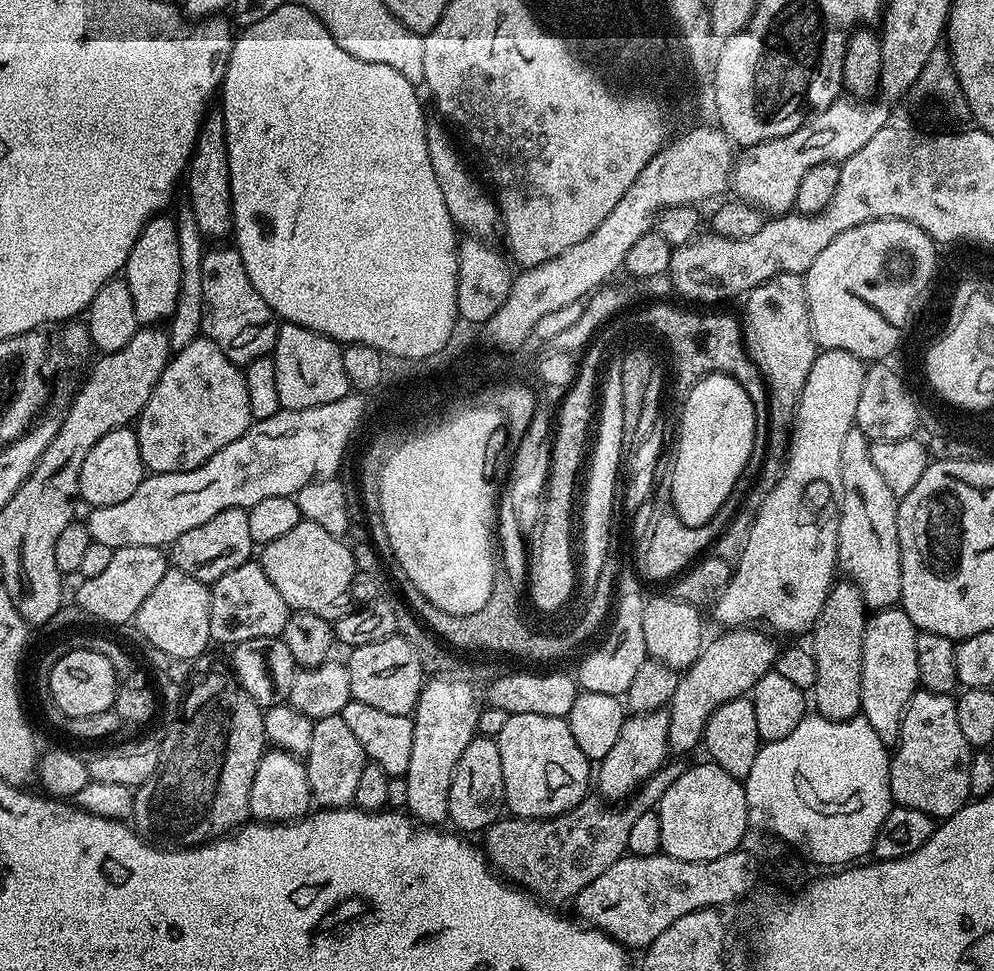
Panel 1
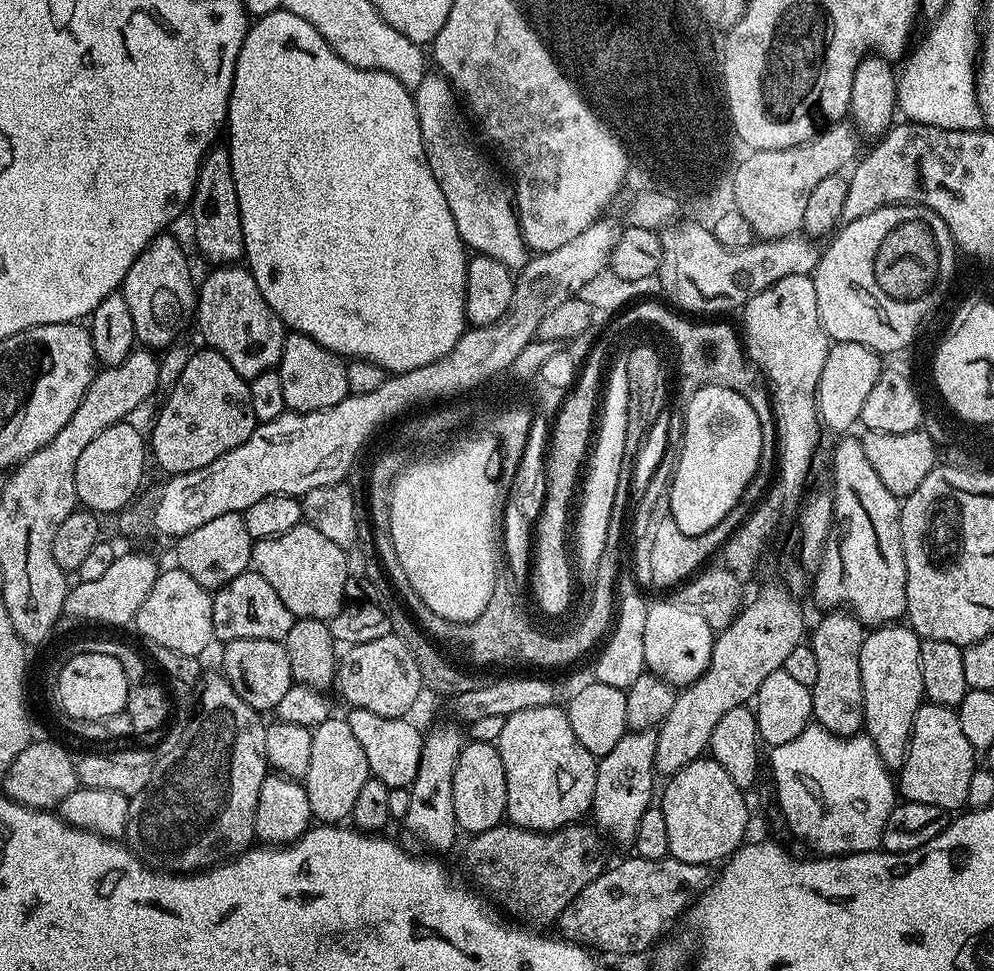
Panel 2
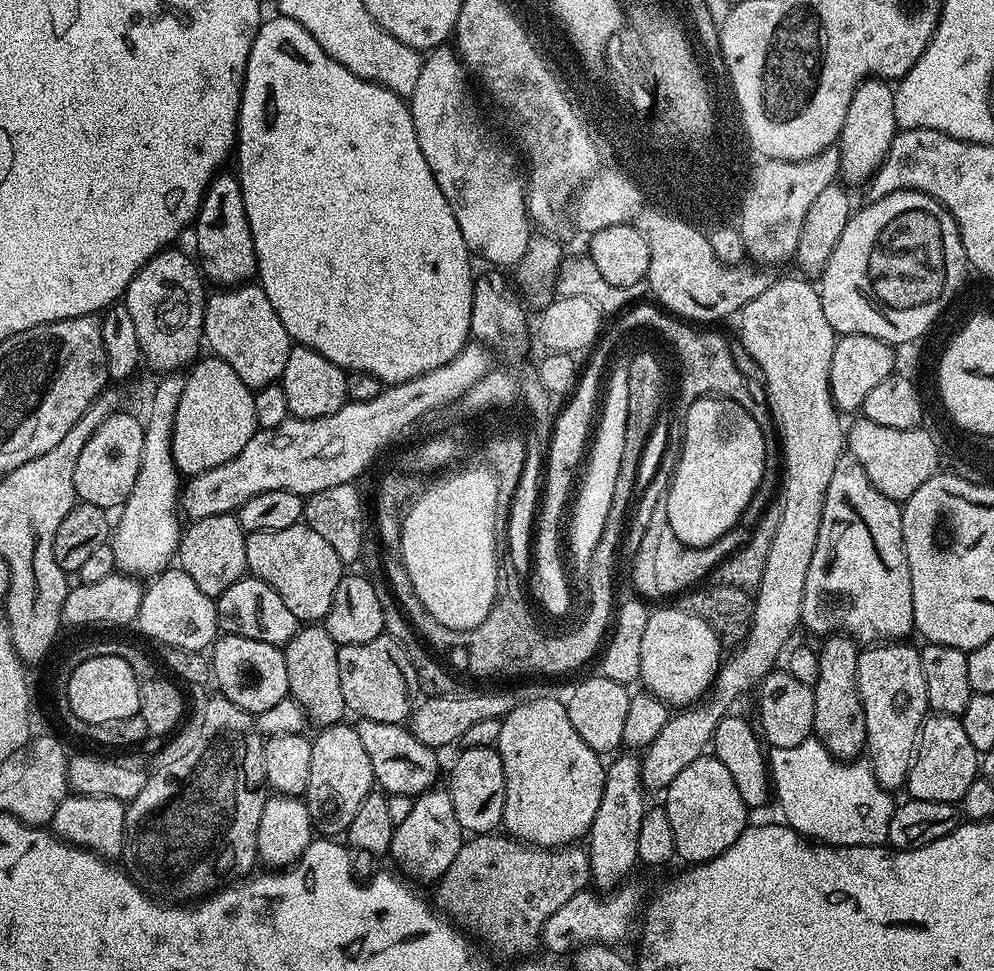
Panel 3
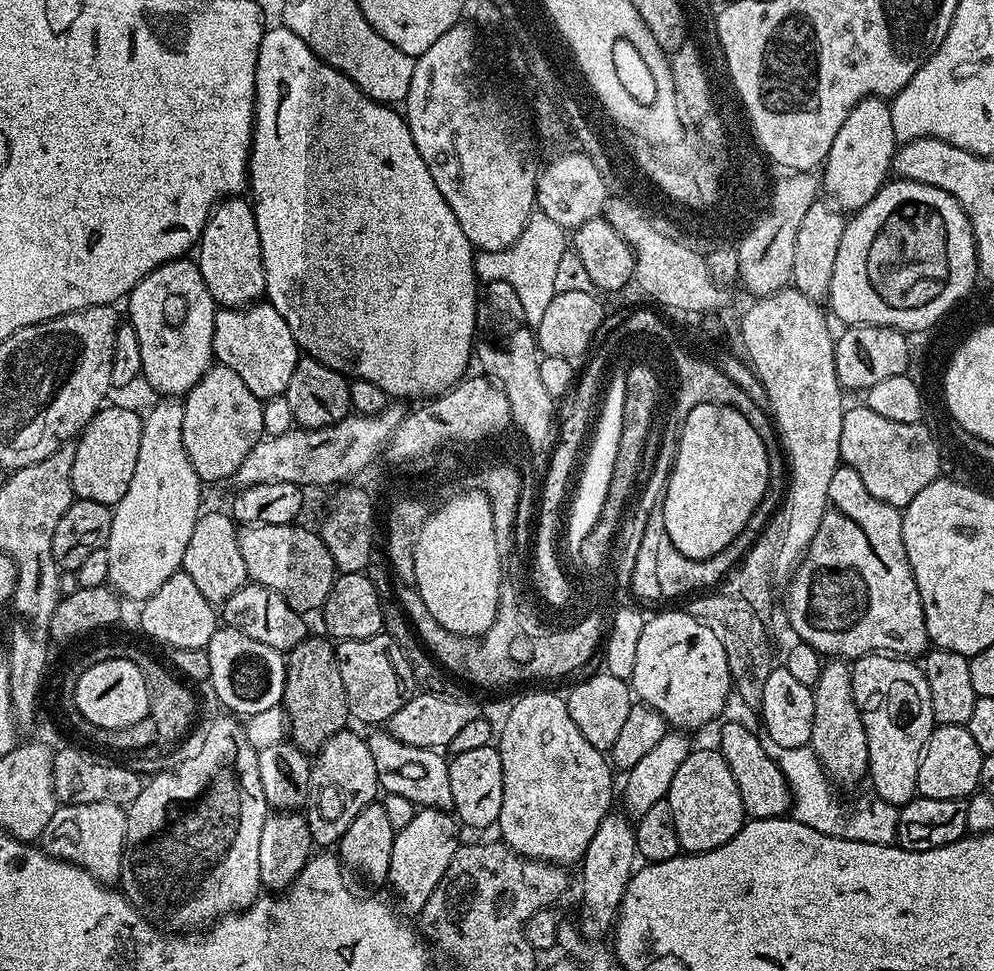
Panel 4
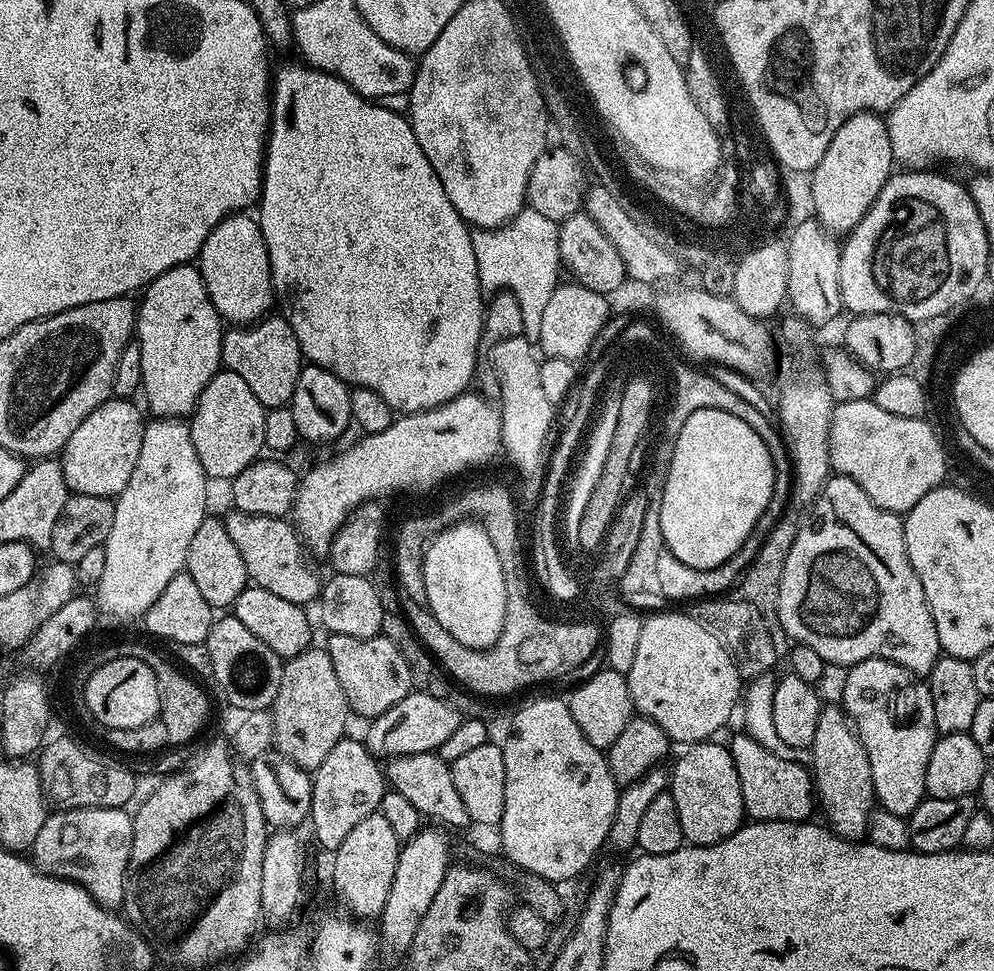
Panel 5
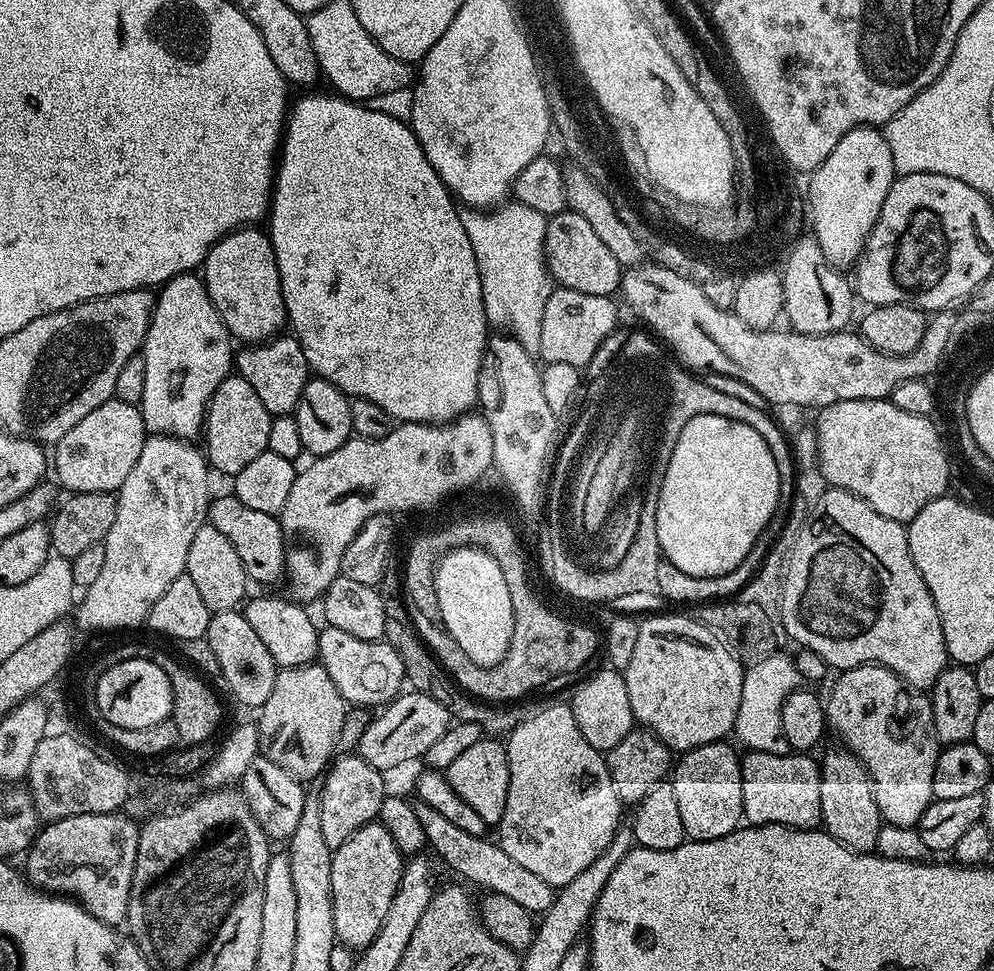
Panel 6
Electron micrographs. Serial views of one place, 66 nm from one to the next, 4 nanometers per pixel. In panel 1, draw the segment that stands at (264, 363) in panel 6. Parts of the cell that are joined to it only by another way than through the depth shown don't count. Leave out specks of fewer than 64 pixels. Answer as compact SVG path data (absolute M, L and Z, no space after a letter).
M212 246L205 251L202 258L202 322L200 331L209 340L213 340L230 358L230 362L247 366L254 362L254 358L262 358L269 355L276 346L276 330L278 327L278 317L275 312L266 306L266 298L254 290L254 282L250 282L250 274L246 274L246 266L242 266L242 258L235 247L220 248L224 246Z

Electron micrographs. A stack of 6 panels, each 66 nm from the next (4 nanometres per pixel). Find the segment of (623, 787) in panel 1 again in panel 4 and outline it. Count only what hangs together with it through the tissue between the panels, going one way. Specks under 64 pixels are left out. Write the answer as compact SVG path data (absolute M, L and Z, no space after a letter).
M609 811L598 826L598 834L594 834L594 838L590 840L590 846L579 865L584 909L580 912L578 927L585 939L600 942L607 932L609 935L613 931L616 918L620 914L620 903L626 894L626 886L632 881L632 873L637 867L636 829L633 821L623 811Z

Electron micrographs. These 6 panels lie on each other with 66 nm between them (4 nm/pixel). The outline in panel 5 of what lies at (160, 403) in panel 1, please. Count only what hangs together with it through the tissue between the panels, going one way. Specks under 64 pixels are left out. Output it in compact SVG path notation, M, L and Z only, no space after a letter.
M221 370L202 390L190 417L188 429L194 442L194 454L202 462L205 477L230 482L265 451L265 409L254 398L246 381L233 372Z

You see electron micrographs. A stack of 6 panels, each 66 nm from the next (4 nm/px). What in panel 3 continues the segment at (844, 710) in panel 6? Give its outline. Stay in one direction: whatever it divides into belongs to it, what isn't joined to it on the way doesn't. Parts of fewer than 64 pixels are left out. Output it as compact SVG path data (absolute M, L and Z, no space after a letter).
M880 642L865 647L858 658L858 690L866 714L866 756L876 781L889 790L907 785L920 728L930 712L920 648L908 643L912 642Z

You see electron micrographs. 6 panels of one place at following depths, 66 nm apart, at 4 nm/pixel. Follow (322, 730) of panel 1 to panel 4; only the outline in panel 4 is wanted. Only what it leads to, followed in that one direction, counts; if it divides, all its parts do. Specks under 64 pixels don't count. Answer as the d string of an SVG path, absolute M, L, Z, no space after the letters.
M345 730L335 732L332 737L320 747L311 761L310 790L306 815L313 845L328 850L339 845L340 839L350 830L350 822L366 810L377 799L376 792L381 791L378 782L378 770L374 770L374 757L370 754L367 739L356 732Z

